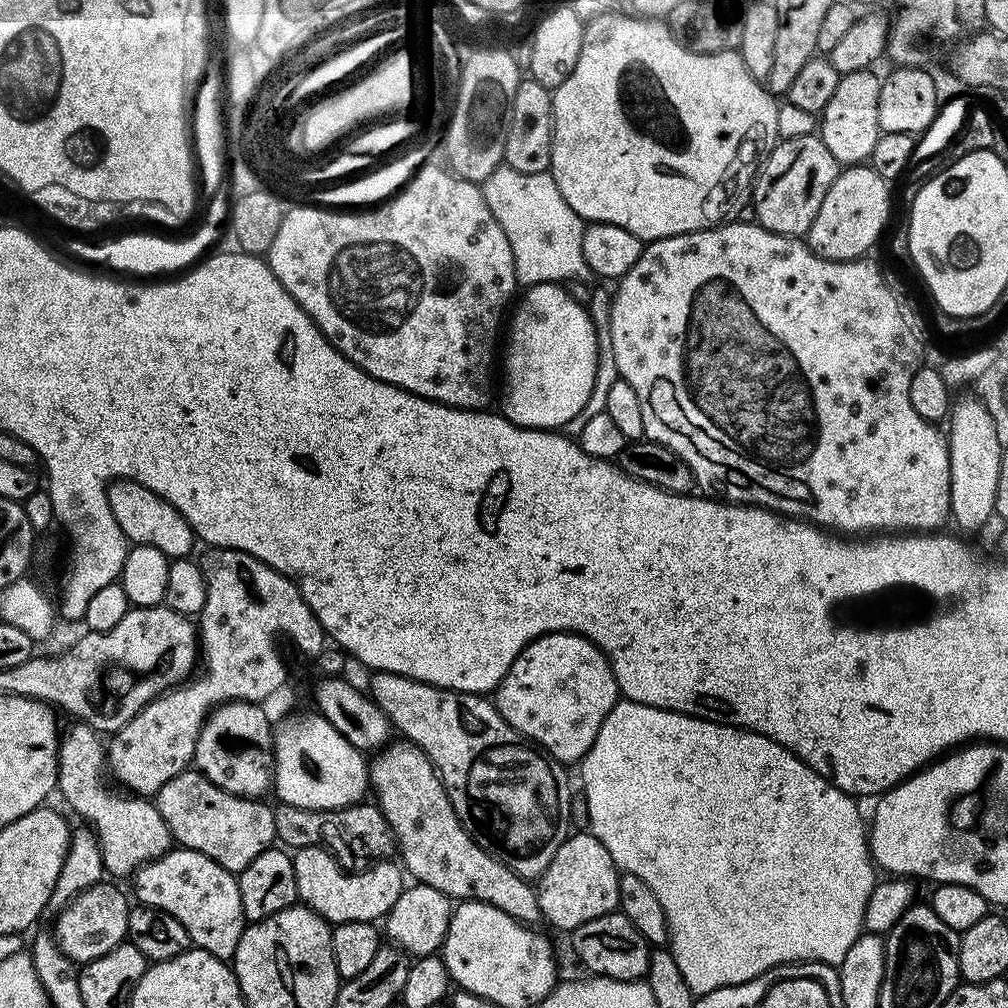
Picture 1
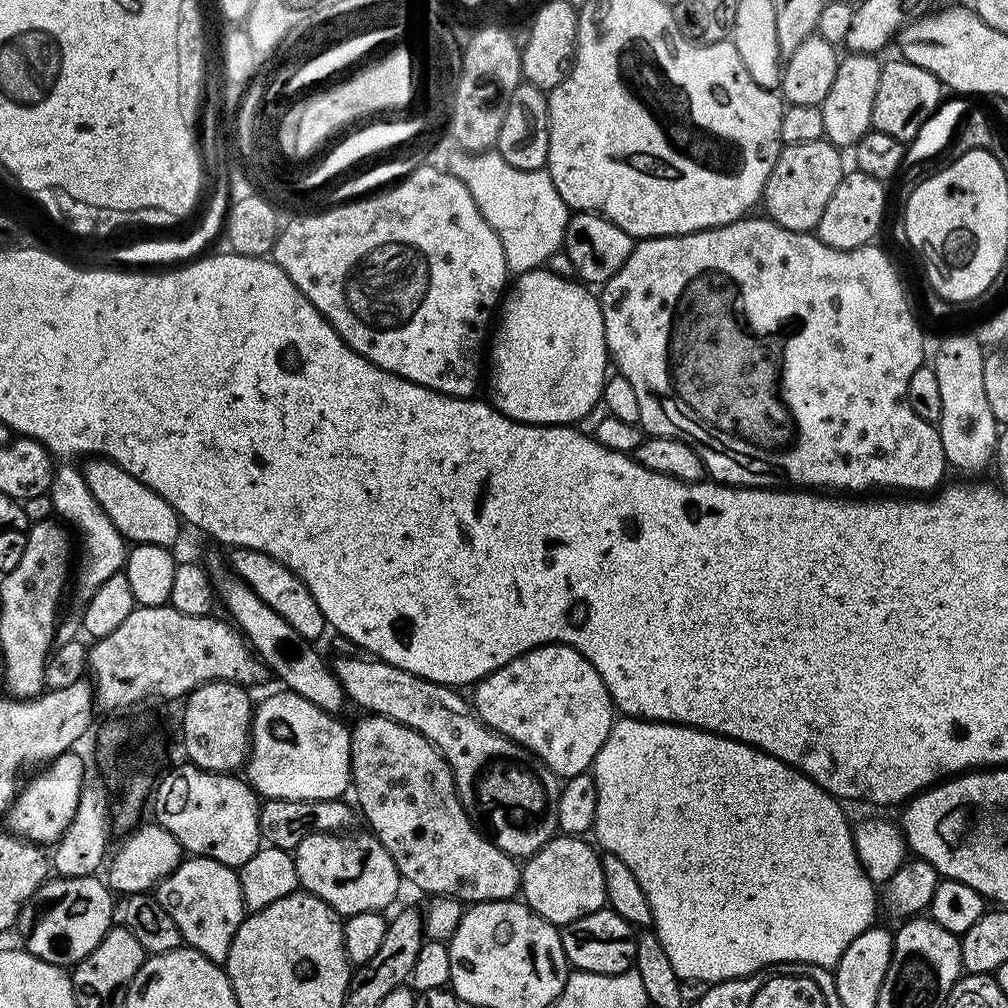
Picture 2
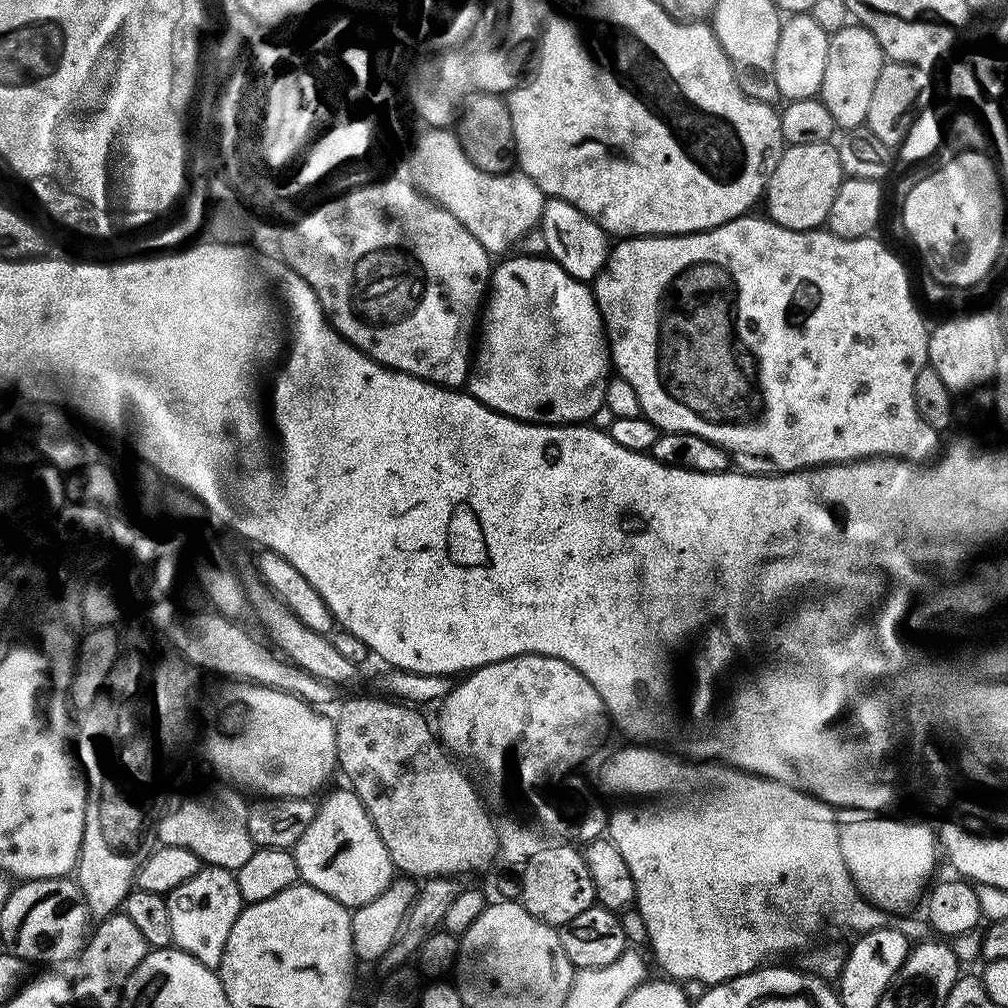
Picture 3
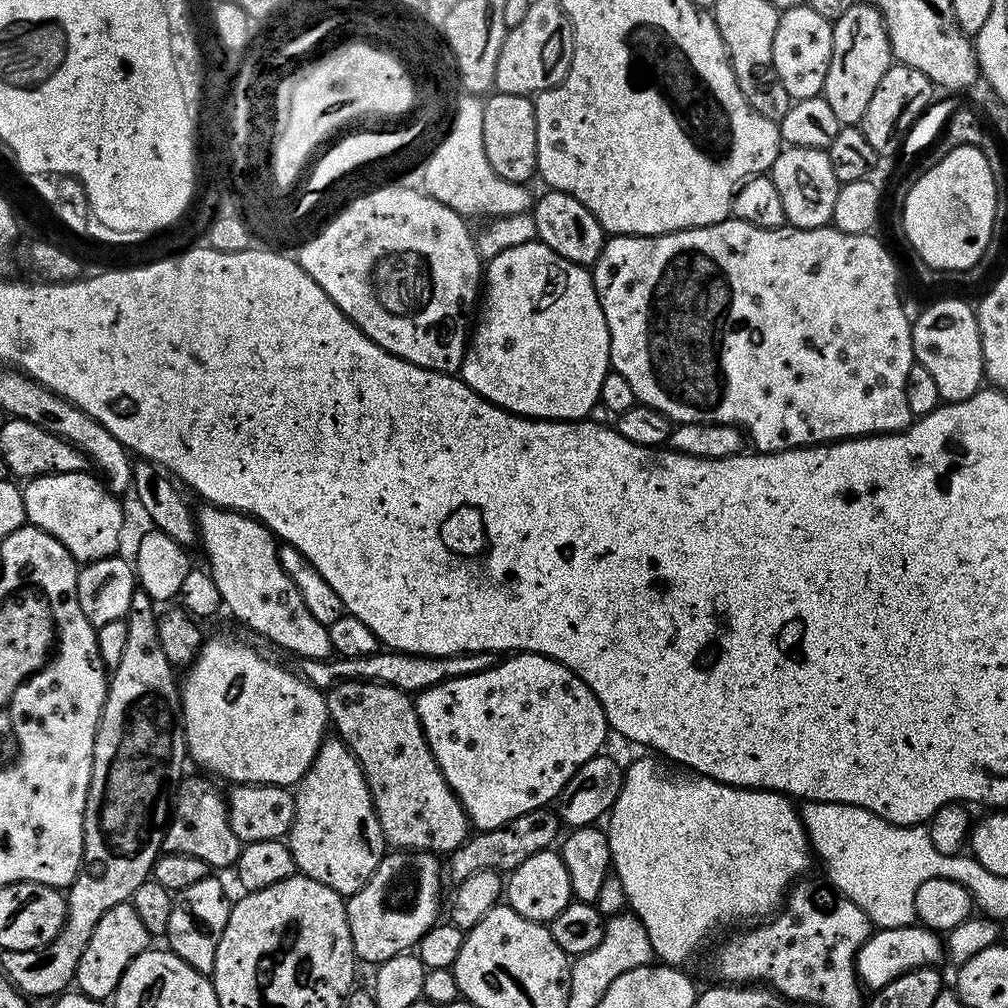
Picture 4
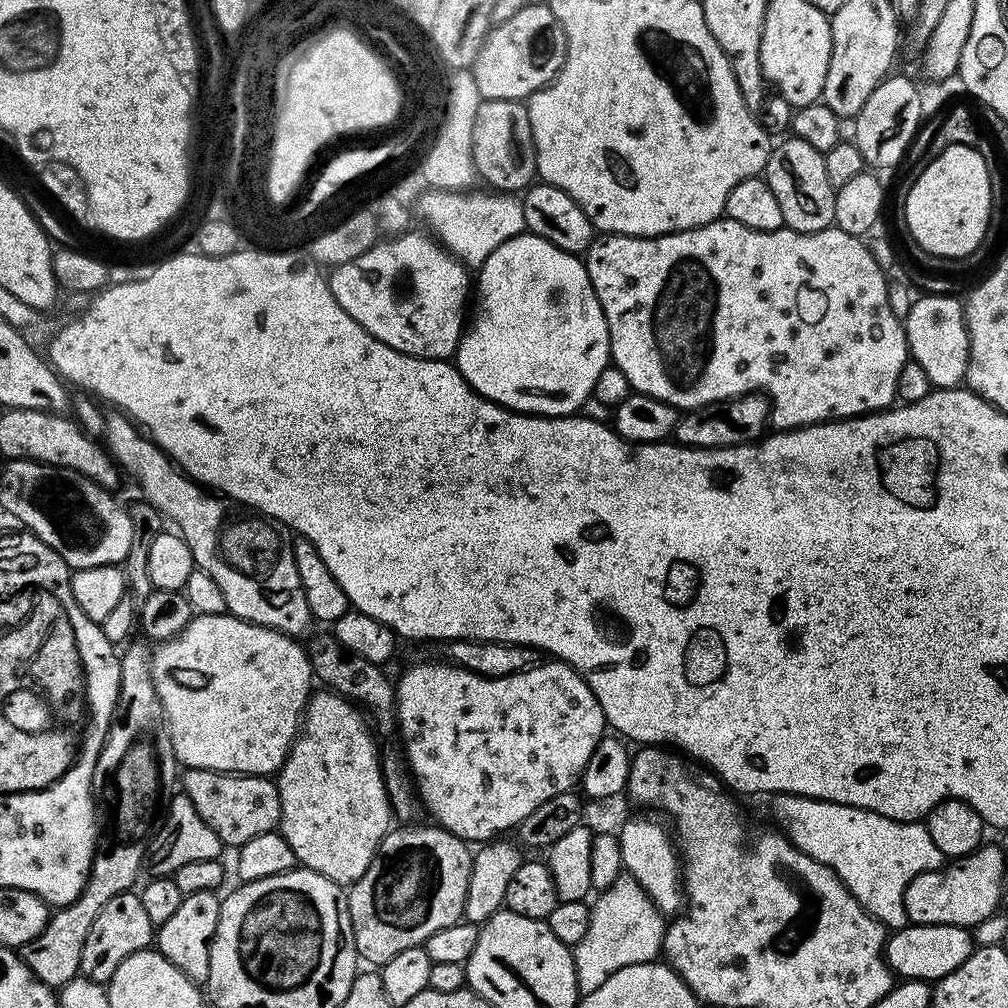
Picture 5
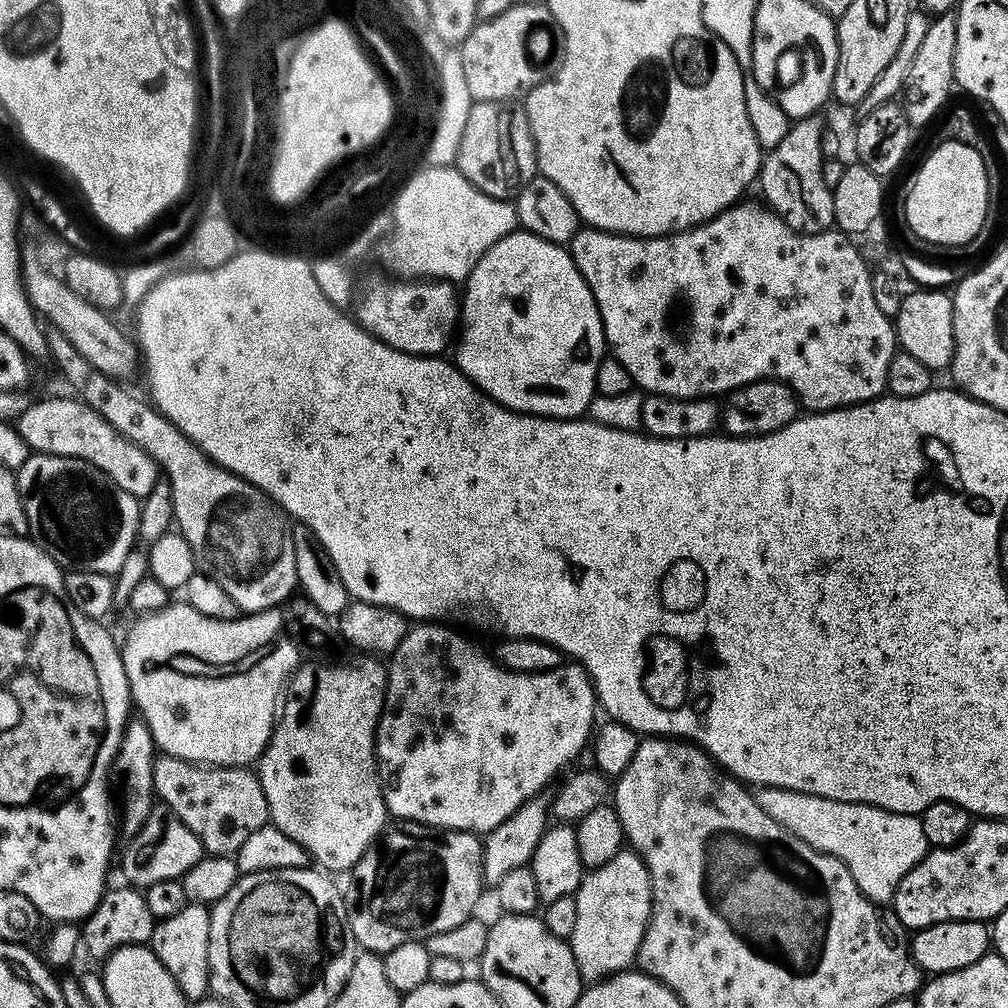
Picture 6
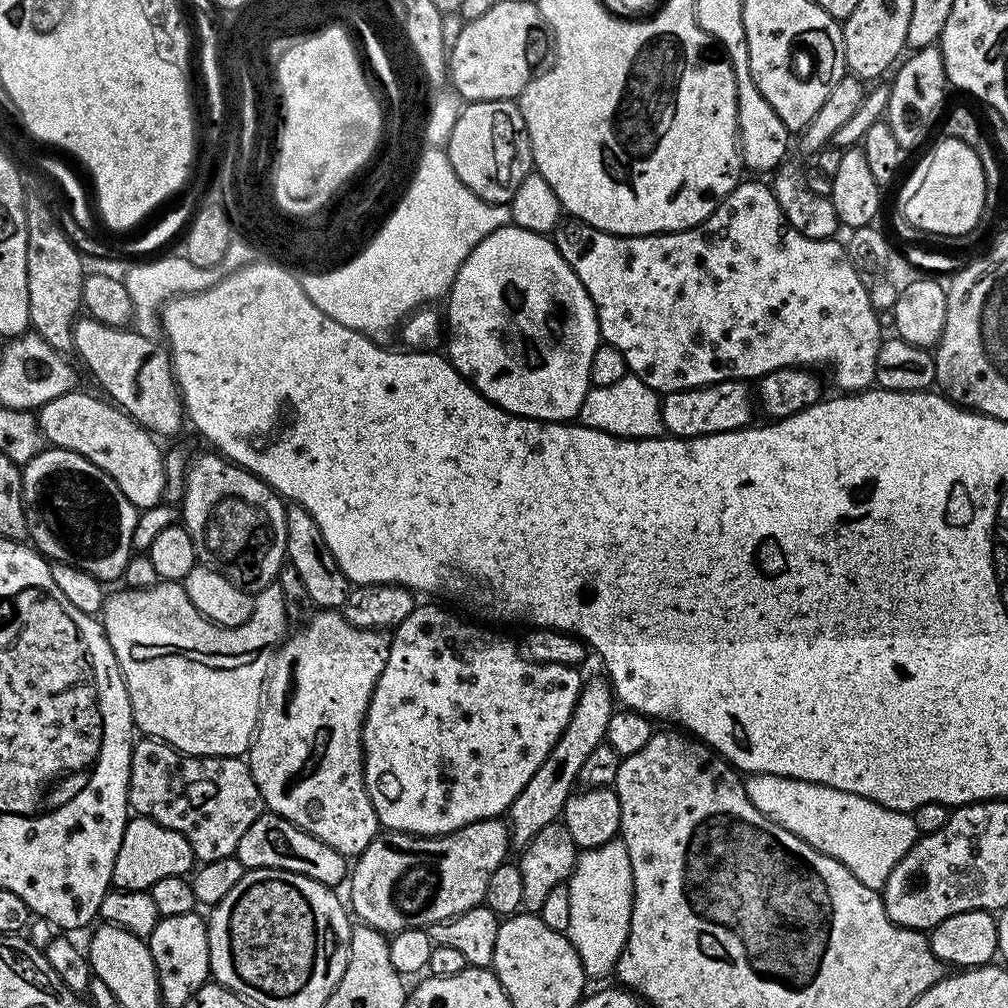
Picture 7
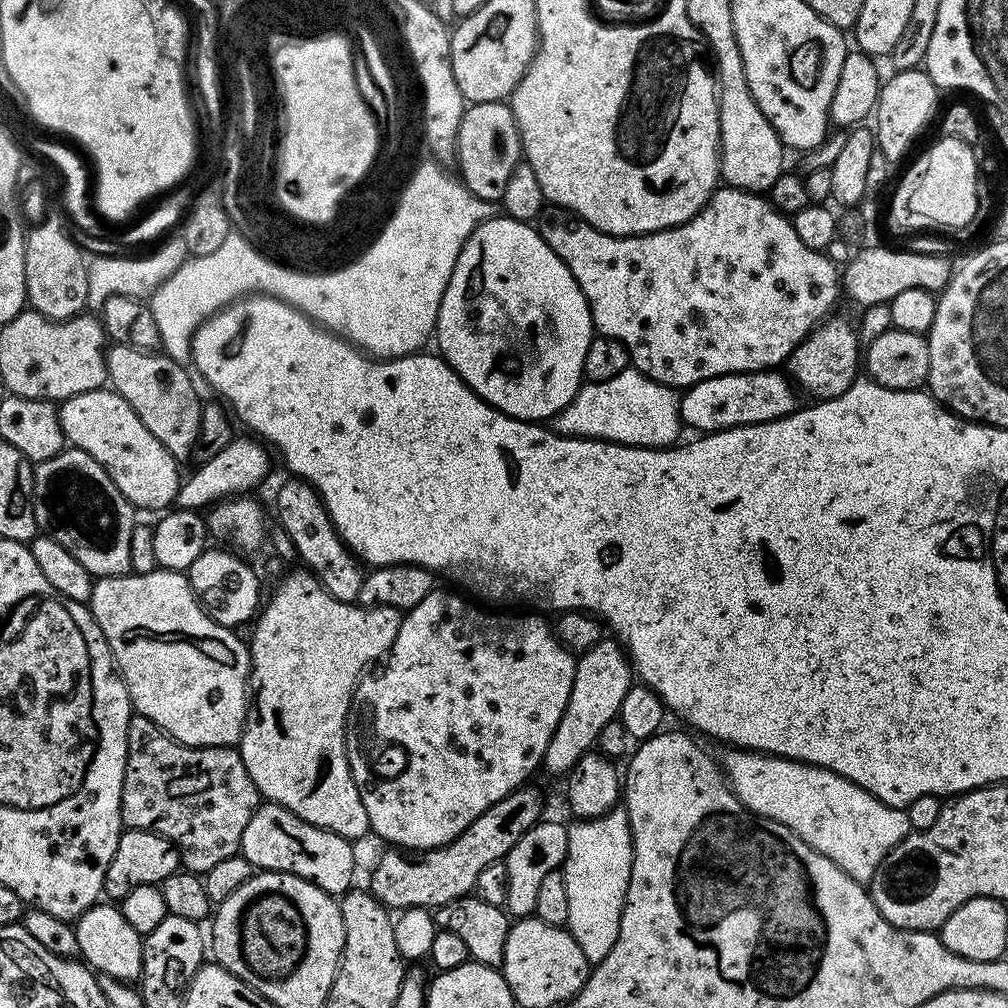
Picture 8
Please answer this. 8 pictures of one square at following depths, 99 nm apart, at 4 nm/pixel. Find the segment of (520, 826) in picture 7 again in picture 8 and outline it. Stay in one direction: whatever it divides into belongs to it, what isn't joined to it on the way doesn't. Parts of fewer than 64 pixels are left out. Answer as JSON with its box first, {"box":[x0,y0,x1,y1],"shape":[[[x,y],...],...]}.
{"box":[543,638,634,777],"shape":[[[602,638],[590,650],[583,652],[576,662],[574,686],[570,690],[566,710],[546,746],[543,771],[563,777],[580,758],[593,751],[598,734],[602,734],[602,726],[619,717],[623,698],[633,685],[634,673],[627,651],[615,639]]]}

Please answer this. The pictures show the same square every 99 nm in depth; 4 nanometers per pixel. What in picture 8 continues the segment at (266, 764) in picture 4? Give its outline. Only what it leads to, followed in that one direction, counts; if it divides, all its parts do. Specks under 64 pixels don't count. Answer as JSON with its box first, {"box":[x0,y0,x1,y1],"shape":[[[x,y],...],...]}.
{"box":[90,570,250,748],"shape":[[[157,570],[147,572],[141,576],[129,574],[126,576],[101,576],[93,583],[92,599],[90,607],[98,625],[106,634],[106,642],[112,651],[112,659],[116,666],[116,671],[120,673],[120,679],[124,681],[128,696],[132,700],[132,706],[137,716],[150,718],[167,736],[173,736],[180,744],[188,744],[191,748],[231,748],[239,745],[240,735],[244,729],[244,715],[248,712],[250,703],[250,693],[248,690],[248,644],[240,641],[236,637],[237,633],[233,629],[222,626],[218,622],[210,619],[204,609],[200,606],[200,601],[196,599],[192,583],[188,581],[184,572],[170,572],[167,570]]]}

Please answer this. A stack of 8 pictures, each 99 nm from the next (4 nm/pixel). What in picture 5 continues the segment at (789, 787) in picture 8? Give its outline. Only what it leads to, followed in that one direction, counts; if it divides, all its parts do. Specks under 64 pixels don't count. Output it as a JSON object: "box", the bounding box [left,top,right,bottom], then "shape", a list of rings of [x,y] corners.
{"box":[771,794,946,930],"shape":[[[776,794],[771,797],[772,812],[776,815],[779,831],[788,837],[790,843],[802,854],[830,866],[834,874],[850,890],[850,894],[859,902],[879,924],[888,930],[899,930],[909,923],[904,905],[906,886],[923,872],[933,872],[944,867],[946,857],[934,846],[933,839],[927,833],[924,822],[910,820],[891,820],[882,818],[882,814],[867,812],[854,806],[835,804],[829,800],[815,800],[809,796],[790,796]]]}

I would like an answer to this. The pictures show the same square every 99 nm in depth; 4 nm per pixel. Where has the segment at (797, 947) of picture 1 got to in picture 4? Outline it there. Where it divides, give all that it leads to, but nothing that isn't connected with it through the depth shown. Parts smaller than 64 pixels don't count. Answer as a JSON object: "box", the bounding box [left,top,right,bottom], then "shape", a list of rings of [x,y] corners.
{"box":[606,760,814,966],"shape":[[[636,760],[632,765],[627,765],[620,793],[606,816],[614,875],[622,882],[631,915],[637,916],[642,926],[646,926],[646,938],[650,938],[653,957],[665,966],[684,966],[723,924],[728,924],[731,920],[760,922],[771,917],[783,905],[792,885],[807,873],[804,871],[807,870],[808,863],[813,863],[814,860],[808,843],[808,831],[804,829],[804,821],[800,819],[797,805],[784,793],[769,792],[767,788],[735,788],[699,774],[688,776],[663,776],[654,761]]]}

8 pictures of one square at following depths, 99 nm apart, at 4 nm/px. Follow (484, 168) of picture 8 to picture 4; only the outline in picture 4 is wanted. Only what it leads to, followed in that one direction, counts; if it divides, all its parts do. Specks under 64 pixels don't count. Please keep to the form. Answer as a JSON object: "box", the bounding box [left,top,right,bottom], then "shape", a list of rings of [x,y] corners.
{"box":[482,92,536,185],"shape":[[[496,92],[484,100],[482,142],[495,174],[511,183],[527,185],[536,171],[536,105],[529,97]]]}

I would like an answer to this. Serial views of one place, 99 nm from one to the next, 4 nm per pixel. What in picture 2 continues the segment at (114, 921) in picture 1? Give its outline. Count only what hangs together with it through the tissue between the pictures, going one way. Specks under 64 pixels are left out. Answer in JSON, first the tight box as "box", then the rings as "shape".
{"box":[18,875,114,966],"shape":[[[99,875],[82,878],[61,876],[45,880],[41,888],[32,895],[31,901],[20,911],[18,928],[19,931],[24,931],[23,947],[34,954],[34,958],[42,958],[42,962],[74,966],[82,958],[86,958],[86,954],[90,954],[90,950],[94,950],[94,946],[98,946],[98,942],[102,942],[102,938],[106,938],[106,934],[114,927],[112,899],[112,889]]]}

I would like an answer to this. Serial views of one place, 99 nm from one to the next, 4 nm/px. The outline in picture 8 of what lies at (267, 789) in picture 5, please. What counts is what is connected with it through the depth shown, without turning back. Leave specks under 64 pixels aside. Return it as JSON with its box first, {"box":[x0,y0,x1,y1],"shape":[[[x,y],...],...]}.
{"box":[120,715,262,874],"shape":[[[133,715],[128,727],[128,753],[122,782],[120,823],[125,829],[157,832],[180,849],[180,862],[187,871],[203,874],[214,870],[217,862],[240,852],[242,834],[260,807],[262,797],[254,786],[239,751],[231,748],[191,748],[167,736],[150,718]]]}

